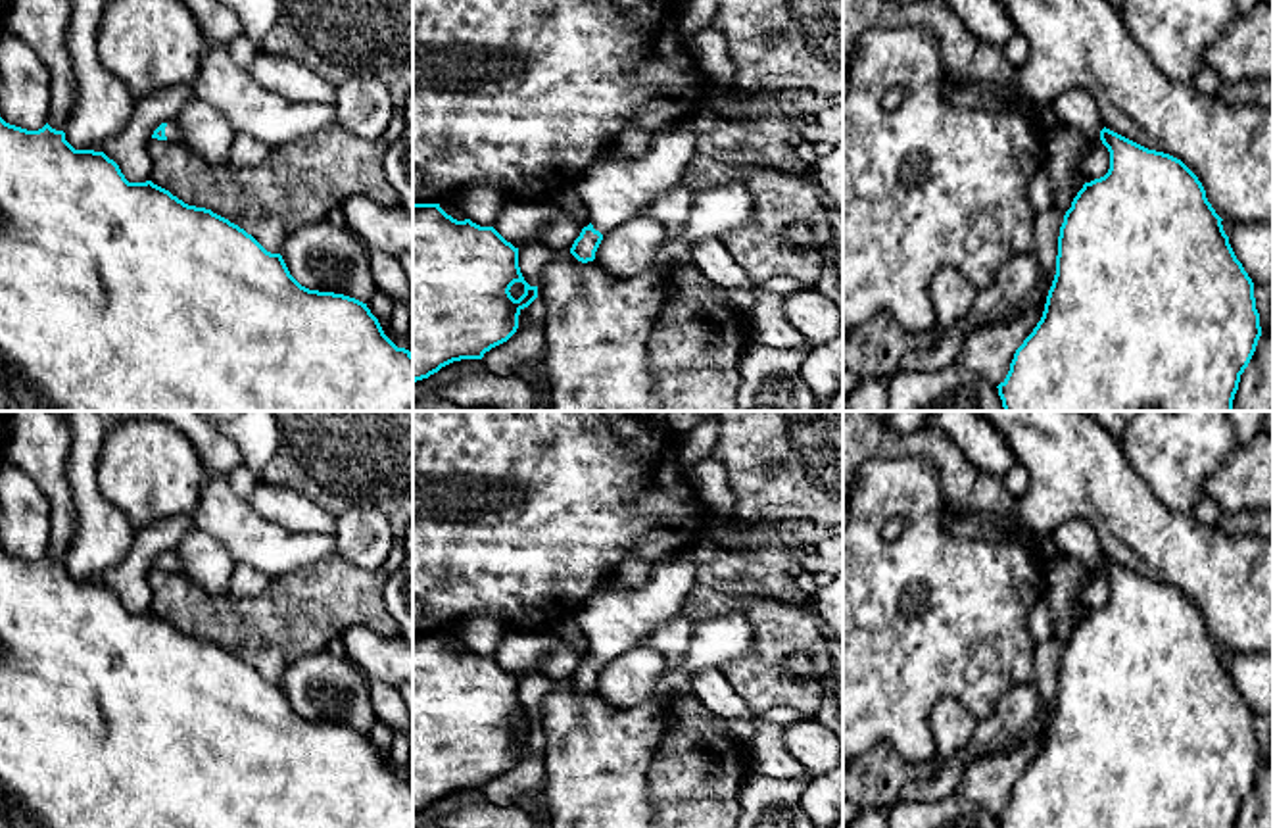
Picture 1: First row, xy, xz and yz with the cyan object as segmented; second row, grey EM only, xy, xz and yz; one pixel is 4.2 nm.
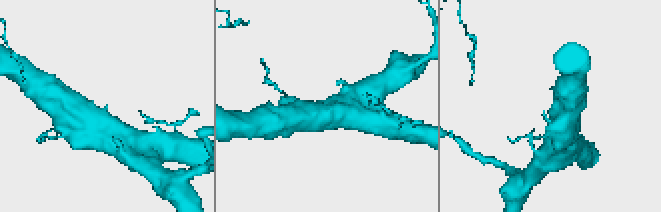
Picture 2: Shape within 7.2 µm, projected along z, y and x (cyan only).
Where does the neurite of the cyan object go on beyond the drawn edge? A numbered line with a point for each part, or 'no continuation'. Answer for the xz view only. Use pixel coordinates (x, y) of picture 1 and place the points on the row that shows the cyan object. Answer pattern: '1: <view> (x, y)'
1: xz (615, 189)

